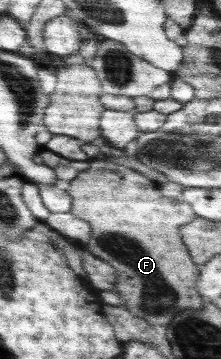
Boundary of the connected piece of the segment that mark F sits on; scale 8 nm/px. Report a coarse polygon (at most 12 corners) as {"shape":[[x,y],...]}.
{"shape":[[91,160],[67,192],[129,312],[197,310],[188,202]]}

